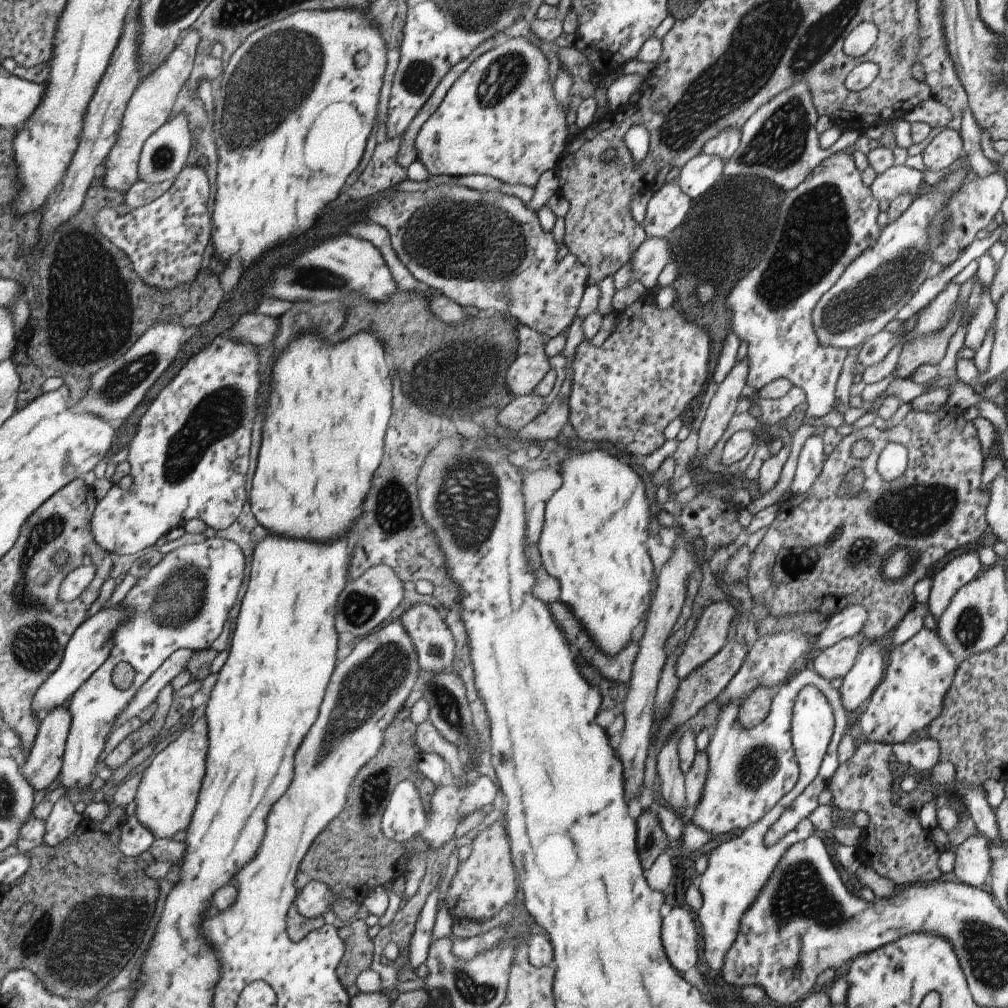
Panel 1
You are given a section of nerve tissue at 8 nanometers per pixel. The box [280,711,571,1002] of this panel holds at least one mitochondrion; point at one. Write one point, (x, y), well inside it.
(374, 789)

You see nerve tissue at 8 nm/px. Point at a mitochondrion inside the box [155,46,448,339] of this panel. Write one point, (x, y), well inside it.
(314, 277)

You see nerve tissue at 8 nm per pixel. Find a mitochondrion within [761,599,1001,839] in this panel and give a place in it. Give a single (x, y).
(968, 629)

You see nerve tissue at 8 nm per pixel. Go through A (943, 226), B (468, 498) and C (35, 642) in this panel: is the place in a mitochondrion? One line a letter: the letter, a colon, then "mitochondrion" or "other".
A: mitochondrion
B: mitochondrion
C: mitochondrion

